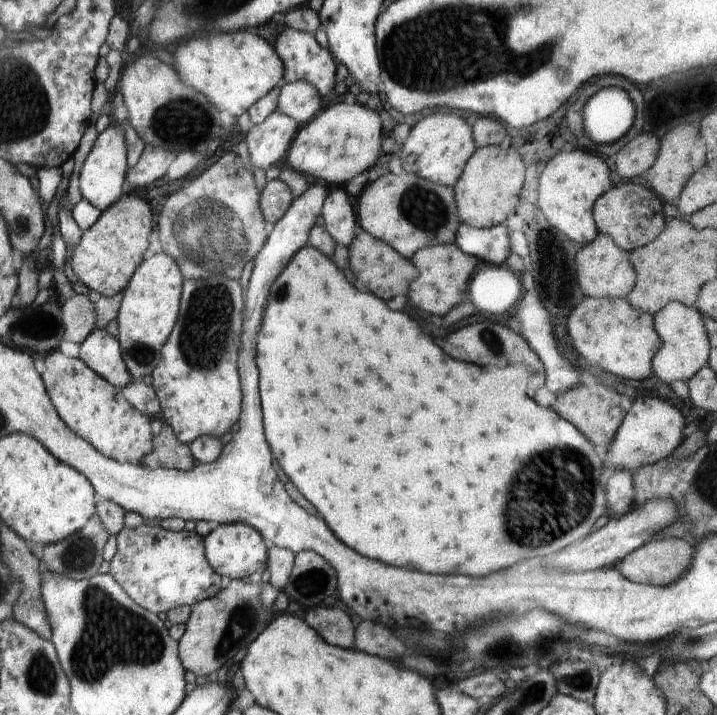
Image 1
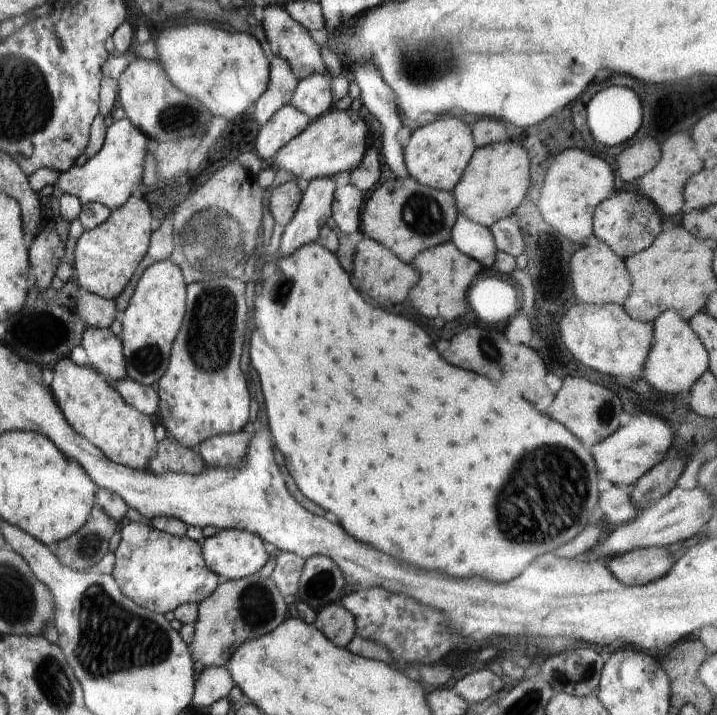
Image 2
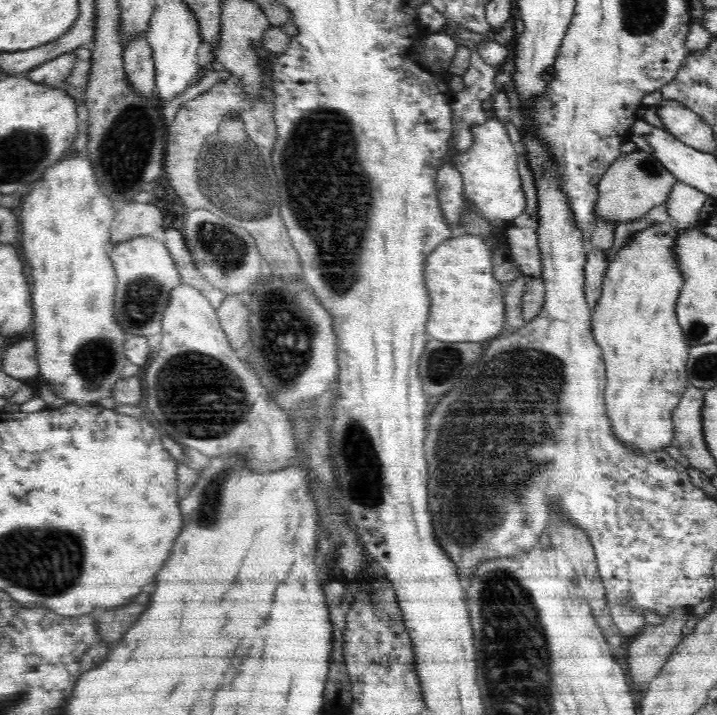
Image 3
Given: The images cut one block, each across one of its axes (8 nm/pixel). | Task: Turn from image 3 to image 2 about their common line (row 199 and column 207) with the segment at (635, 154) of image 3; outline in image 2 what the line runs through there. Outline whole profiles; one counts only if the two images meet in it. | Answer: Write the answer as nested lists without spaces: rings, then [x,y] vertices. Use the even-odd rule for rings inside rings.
[[[256,572],[238,580],[221,580],[216,590],[198,605],[198,620],[193,624],[194,638],[189,644],[193,660],[198,660],[205,667],[226,666],[230,656],[242,644],[280,626],[282,618],[288,616],[288,610],[288,604],[272,577]]]

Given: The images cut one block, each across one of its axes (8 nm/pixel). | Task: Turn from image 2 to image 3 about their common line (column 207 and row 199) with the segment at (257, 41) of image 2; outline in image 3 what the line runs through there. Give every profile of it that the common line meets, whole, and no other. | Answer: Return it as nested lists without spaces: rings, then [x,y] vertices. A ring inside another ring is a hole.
[[[66,153],[58,160],[57,164],[50,166],[42,178],[32,186],[30,194],[24,200],[22,212],[20,212],[20,228],[22,228],[22,243],[17,245],[20,251],[24,251],[26,262],[31,268],[30,278],[32,278],[32,286],[30,286],[30,297],[33,304],[33,331],[32,338],[36,341],[36,358],[39,368],[39,376],[41,376],[50,387],[52,392],[61,399],[67,400],[70,403],[77,403],[78,405],[93,404],[96,400],[110,397],[112,388],[119,381],[121,381],[122,370],[129,362],[124,355],[124,342],[126,342],[126,333],[120,327],[120,323],[114,317],[114,296],[116,294],[116,282],[118,282],[118,275],[114,271],[114,265],[110,261],[108,255],[110,247],[110,228],[115,215],[113,211],[114,202],[110,202],[107,196],[104,196],[103,190],[94,175],[92,169],[92,162],[90,162],[83,153]]]

